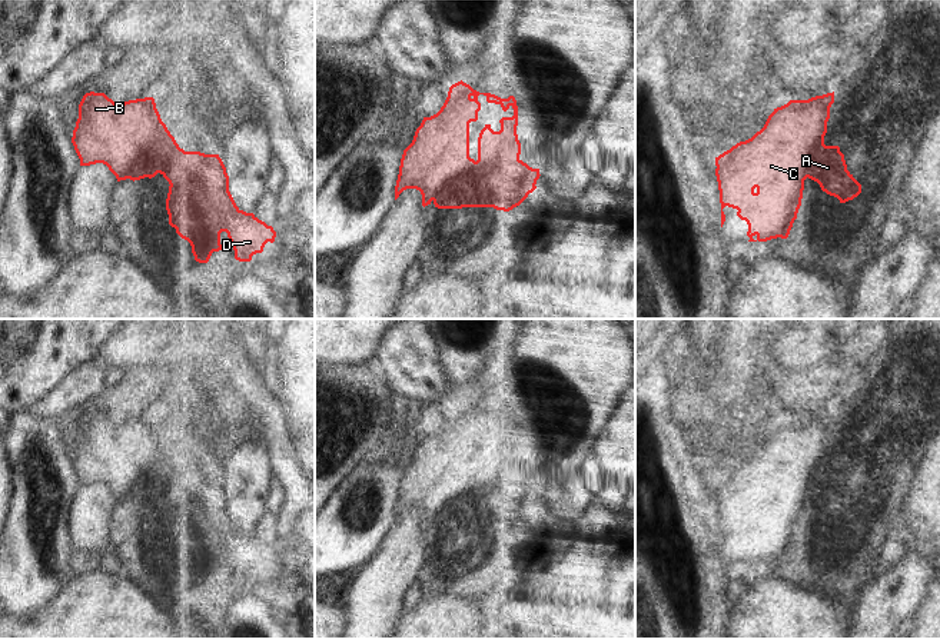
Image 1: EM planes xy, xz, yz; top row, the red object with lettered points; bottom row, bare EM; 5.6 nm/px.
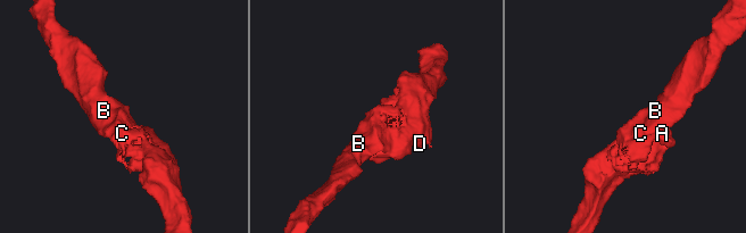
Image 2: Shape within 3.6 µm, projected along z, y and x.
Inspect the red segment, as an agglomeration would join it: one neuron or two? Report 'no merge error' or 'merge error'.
no merge error

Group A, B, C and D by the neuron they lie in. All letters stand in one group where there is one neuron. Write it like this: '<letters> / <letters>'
A B C D

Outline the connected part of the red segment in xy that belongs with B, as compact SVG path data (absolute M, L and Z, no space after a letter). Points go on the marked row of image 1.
M86 93L79 104L79 119L73 130L72 143L80 159L80 166L103 163L116 176L117 182L126 179L133 182L145 177L152 179L160 173L170 184L166 199L169 224L176 229L176 233L182 239L190 243L195 260L199 263L207 263L213 252L222 250L222 232L227 233L235 250L235 259L239 262L250 262L253 254L263 252L268 242L275 242L276 232L272 226L259 220L253 213L246 213L236 206L229 192L229 176L219 154L185 152L180 149L162 122L153 97L114 103L104 93Z

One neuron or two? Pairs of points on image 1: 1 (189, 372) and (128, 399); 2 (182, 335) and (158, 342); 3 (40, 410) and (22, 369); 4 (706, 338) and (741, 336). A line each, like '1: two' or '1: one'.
1: two
2: two
3: two
4: two

